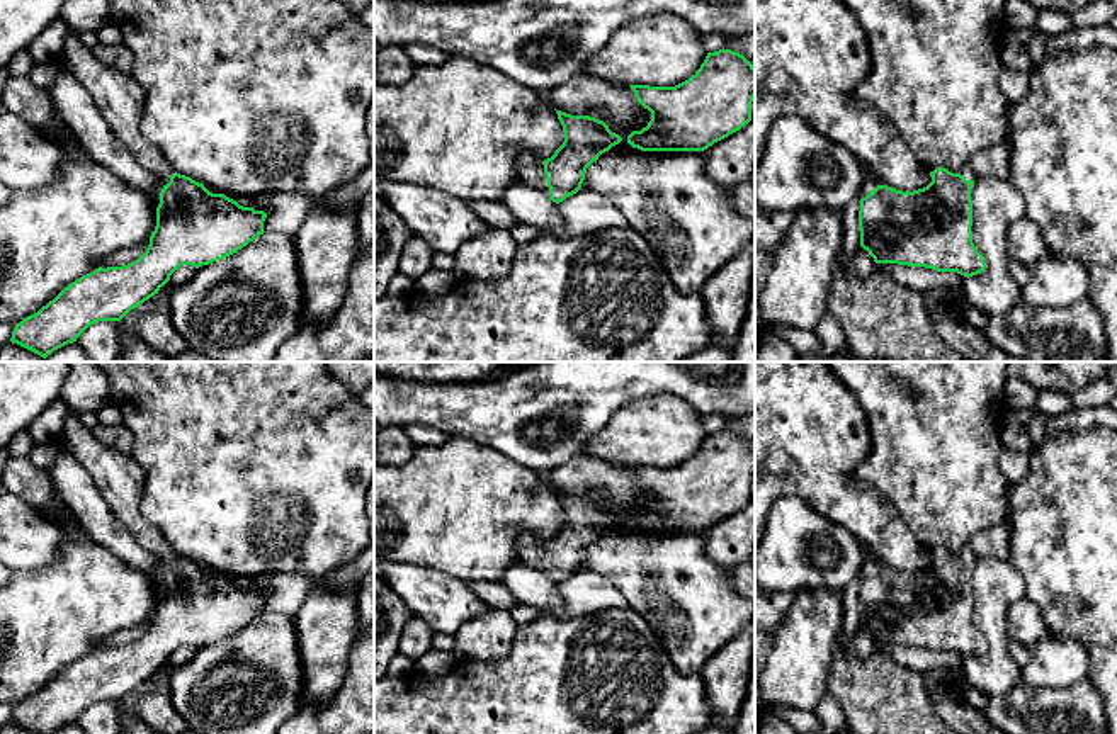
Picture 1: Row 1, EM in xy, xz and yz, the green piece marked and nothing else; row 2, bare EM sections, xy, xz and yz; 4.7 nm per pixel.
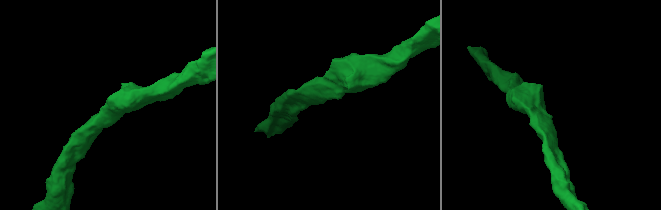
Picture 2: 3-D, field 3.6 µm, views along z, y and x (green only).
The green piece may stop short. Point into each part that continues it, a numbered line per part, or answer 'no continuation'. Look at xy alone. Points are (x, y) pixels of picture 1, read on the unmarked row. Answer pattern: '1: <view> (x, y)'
1: xy (118, 476)

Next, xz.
1: xz (529, 546)

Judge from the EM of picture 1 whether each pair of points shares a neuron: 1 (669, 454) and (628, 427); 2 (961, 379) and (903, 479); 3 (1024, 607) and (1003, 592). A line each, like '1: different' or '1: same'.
1: same
2: same
3: different

